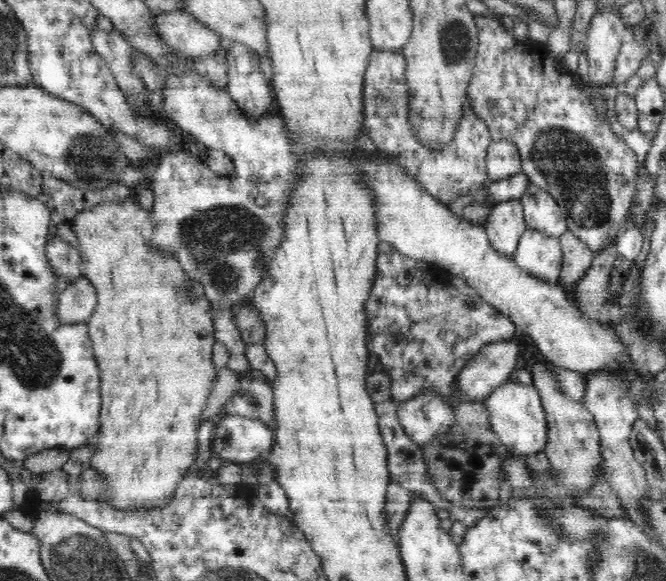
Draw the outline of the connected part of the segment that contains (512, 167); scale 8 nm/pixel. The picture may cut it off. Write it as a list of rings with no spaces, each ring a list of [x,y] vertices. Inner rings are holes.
[[[504,139],[490,143],[485,163],[489,181],[507,179],[521,170],[518,147],[516,144]]]

